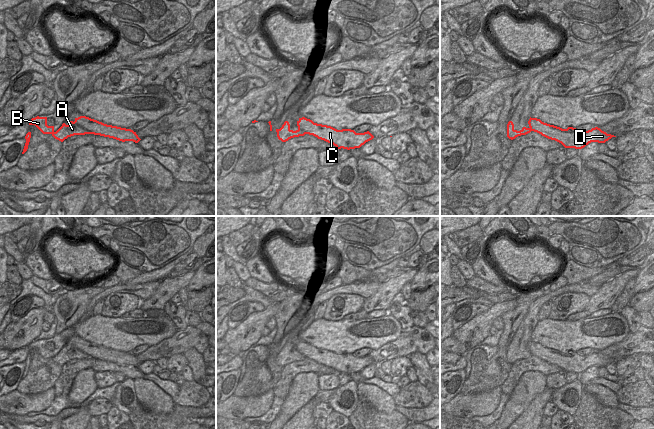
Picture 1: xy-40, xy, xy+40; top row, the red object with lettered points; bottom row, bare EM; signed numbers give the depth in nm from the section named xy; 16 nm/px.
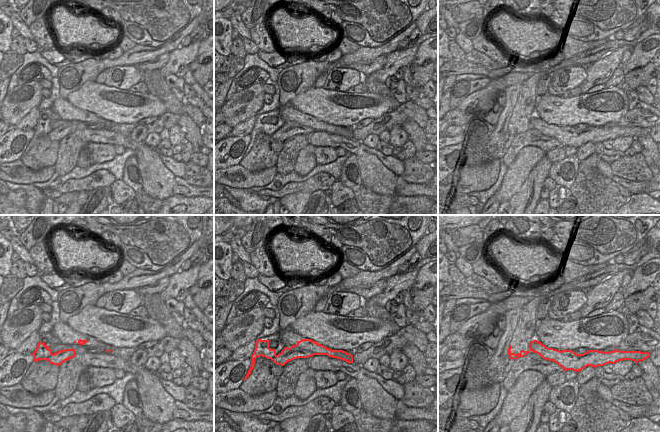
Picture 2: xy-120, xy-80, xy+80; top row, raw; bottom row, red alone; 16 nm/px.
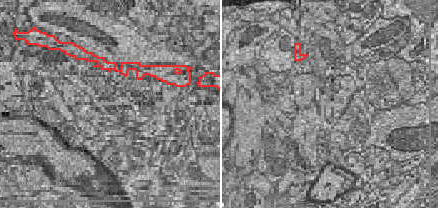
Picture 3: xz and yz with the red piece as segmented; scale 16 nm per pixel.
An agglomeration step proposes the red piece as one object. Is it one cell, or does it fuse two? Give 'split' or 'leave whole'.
leave whole

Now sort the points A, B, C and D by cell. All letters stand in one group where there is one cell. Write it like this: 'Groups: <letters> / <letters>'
Groups: A B C D

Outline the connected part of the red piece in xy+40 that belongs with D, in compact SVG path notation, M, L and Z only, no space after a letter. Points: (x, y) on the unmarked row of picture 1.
M531 341L528 345L528 348L529 348L528 352L523 351L520 355L517 355L514 353L513 346L509 345L507 348L507 361L509 363L513 364L518 360L526 359L526 358L530 357L531 355L534 355L548 363L555 364L555 365L561 367L565 372L575 372L575 373L582 373L591 366L605 367L612 361L616 361L614 359L607 358L606 356L602 355L598 351L595 351L595 352L592 352L591 354L582 356L582 355L578 355L576 352L573 352L573 351L568 351L567 353L562 353L560 351L544 347L540 343L531 342Z

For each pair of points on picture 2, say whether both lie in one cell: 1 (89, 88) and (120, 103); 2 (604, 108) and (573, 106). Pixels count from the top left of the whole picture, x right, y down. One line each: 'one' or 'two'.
1: two
2: one

